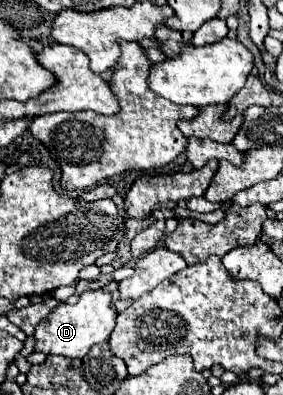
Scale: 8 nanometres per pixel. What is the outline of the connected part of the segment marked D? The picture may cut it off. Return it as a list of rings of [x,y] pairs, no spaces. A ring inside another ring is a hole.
[[[90,290],[84,292],[76,304],[60,304],[54,312],[50,312],[48,318],[44,318],[36,332],[36,352],[44,352],[44,354],[60,354],[60,356],[68,356],[68,358],[84,358],[88,354],[88,350],[94,344],[100,342],[108,342],[112,330],[114,330],[114,322],[118,318],[118,312],[112,304],[112,296],[104,290]]]

